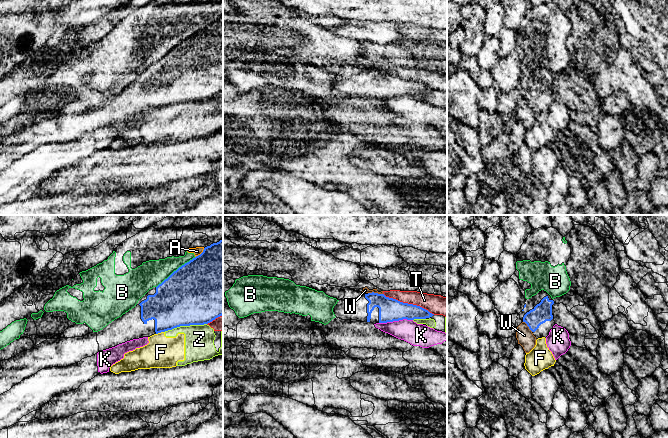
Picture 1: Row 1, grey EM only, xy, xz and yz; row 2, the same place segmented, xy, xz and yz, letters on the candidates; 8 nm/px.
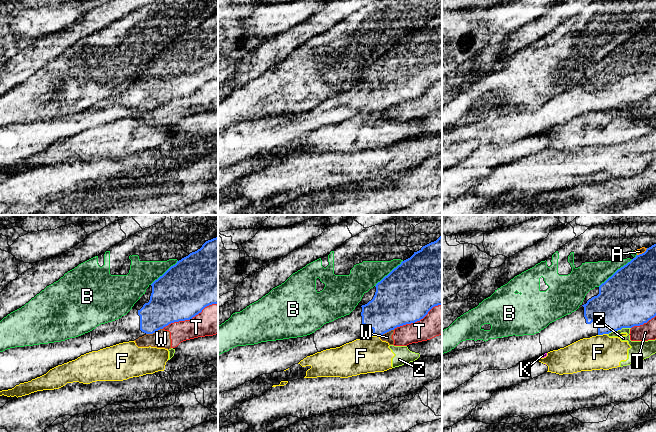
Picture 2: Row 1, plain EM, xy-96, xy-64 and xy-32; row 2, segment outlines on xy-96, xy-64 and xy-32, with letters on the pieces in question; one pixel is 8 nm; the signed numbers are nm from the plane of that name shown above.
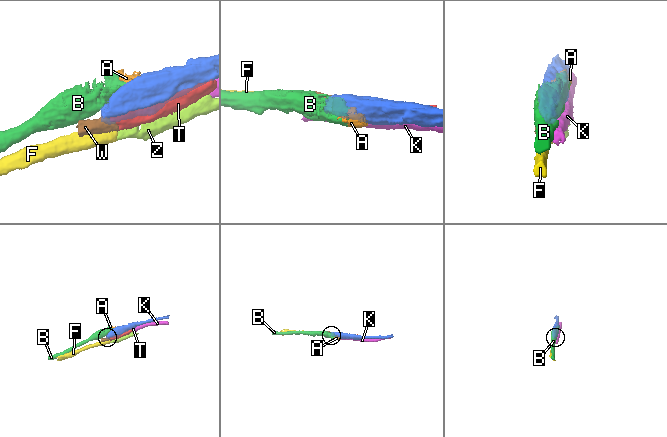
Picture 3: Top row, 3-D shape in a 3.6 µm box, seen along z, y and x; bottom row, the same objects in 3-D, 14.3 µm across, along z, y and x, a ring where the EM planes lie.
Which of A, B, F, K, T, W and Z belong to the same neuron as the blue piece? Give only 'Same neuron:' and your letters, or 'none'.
Same neuron: none

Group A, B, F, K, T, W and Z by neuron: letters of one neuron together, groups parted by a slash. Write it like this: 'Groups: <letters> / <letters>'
Groups: A B / F Z / K / T W

